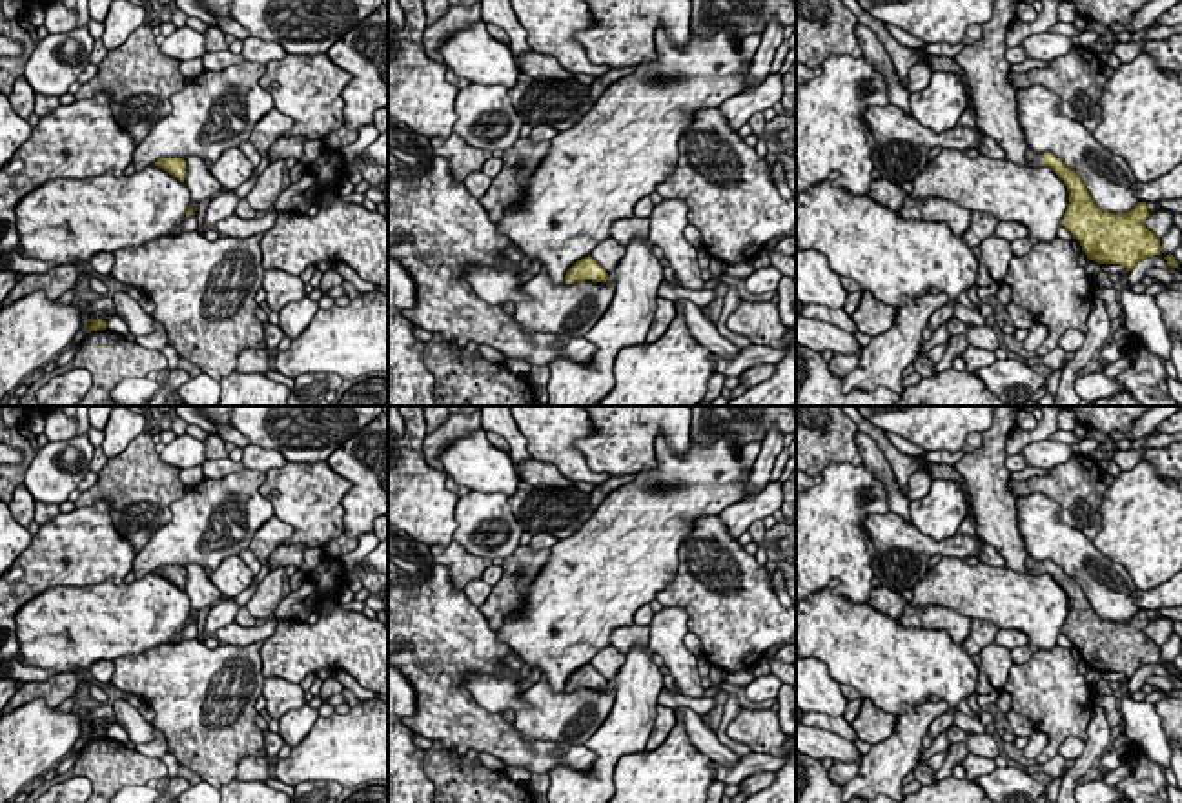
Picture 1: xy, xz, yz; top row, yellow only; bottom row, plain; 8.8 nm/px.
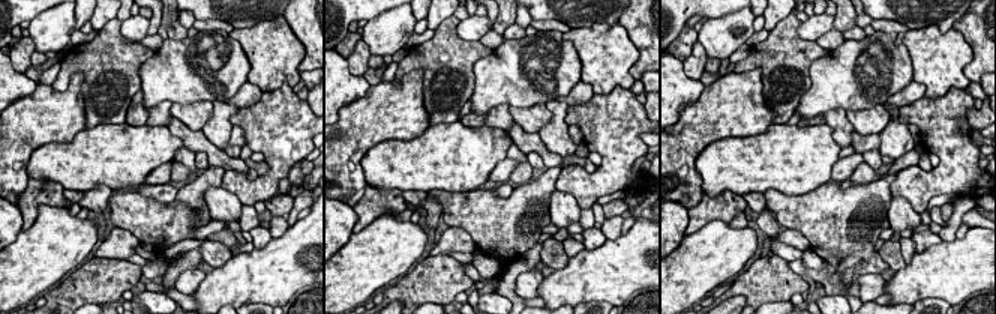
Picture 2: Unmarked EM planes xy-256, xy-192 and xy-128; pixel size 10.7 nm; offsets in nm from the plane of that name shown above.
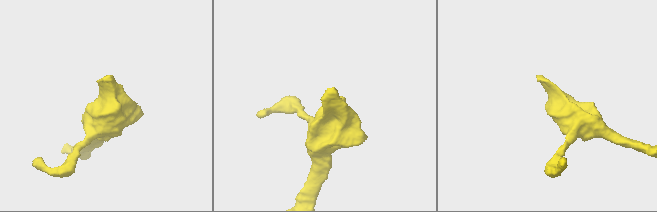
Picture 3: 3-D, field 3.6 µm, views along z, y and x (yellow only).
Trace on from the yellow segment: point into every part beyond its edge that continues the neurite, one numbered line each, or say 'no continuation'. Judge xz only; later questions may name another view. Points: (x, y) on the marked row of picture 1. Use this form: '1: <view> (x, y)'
no continuation

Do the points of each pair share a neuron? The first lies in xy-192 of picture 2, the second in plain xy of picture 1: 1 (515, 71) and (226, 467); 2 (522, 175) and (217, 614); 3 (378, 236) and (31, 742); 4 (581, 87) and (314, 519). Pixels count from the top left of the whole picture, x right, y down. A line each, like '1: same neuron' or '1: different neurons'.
1: different neurons
2: different neurons
3: same neuron
4: different neurons

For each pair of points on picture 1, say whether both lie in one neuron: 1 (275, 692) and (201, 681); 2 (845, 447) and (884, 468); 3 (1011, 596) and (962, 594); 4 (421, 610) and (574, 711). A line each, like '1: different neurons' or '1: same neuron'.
1: different neurons
2: different neurons
3: same neuron
4: different neurons

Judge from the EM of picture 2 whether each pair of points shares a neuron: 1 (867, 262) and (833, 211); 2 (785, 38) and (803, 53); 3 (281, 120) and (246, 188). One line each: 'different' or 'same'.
1: same
2: same
3: same

